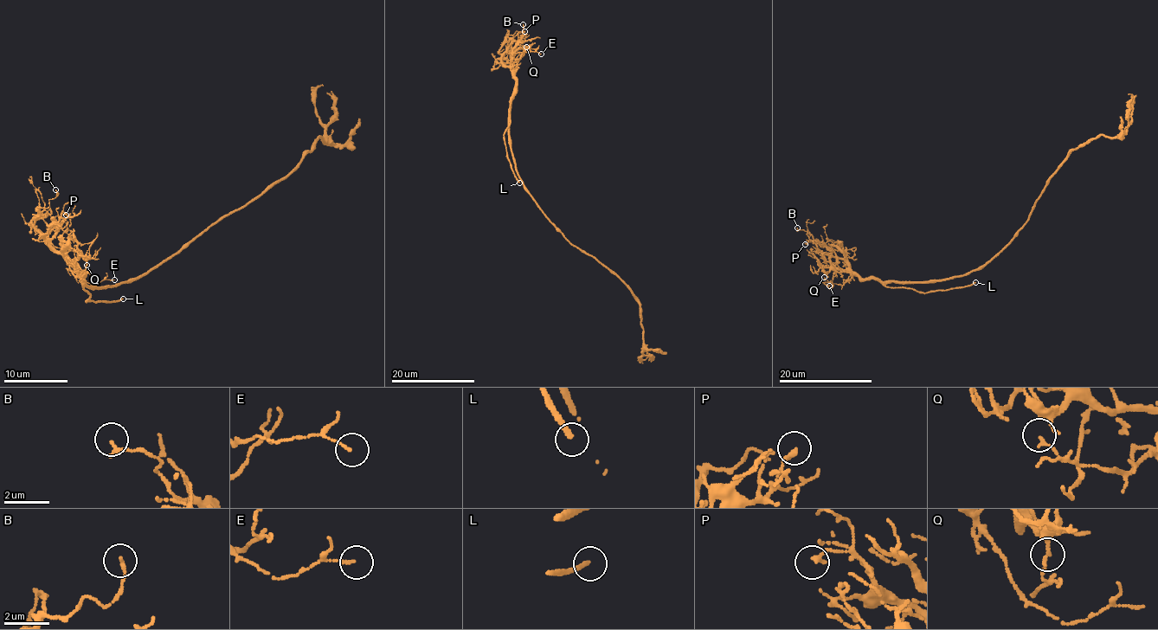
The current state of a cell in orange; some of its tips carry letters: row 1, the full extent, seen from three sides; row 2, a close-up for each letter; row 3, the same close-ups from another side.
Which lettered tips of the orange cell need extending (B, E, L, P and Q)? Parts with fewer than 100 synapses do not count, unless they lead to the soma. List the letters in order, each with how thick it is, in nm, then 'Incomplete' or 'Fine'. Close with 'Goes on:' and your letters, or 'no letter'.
B: Thickness 150 nm. Fine
E: Thickness 100 nm. Fine
L: Thickness 200 nm. Incomplete
P: Thickness 200 nm. Fine
Q: Thickness 100 nm. Fine
Goes on: L

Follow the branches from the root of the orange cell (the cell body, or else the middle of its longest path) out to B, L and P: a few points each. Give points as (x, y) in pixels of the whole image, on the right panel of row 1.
B: (997, 253), (965, 275), (938, 281), (883, 282), (858, 279), (832, 250), (797, 228)
L: (997, 253), (984, 265), (965, 275), (938, 281), (890, 282), (885, 286), (934, 292), (961, 288), (975, 282)
P: (997, 253), (965, 275), (938, 281), (884, 282), (858, 279), (843, 260), (829, 257), (812, 242), (805, 244)

